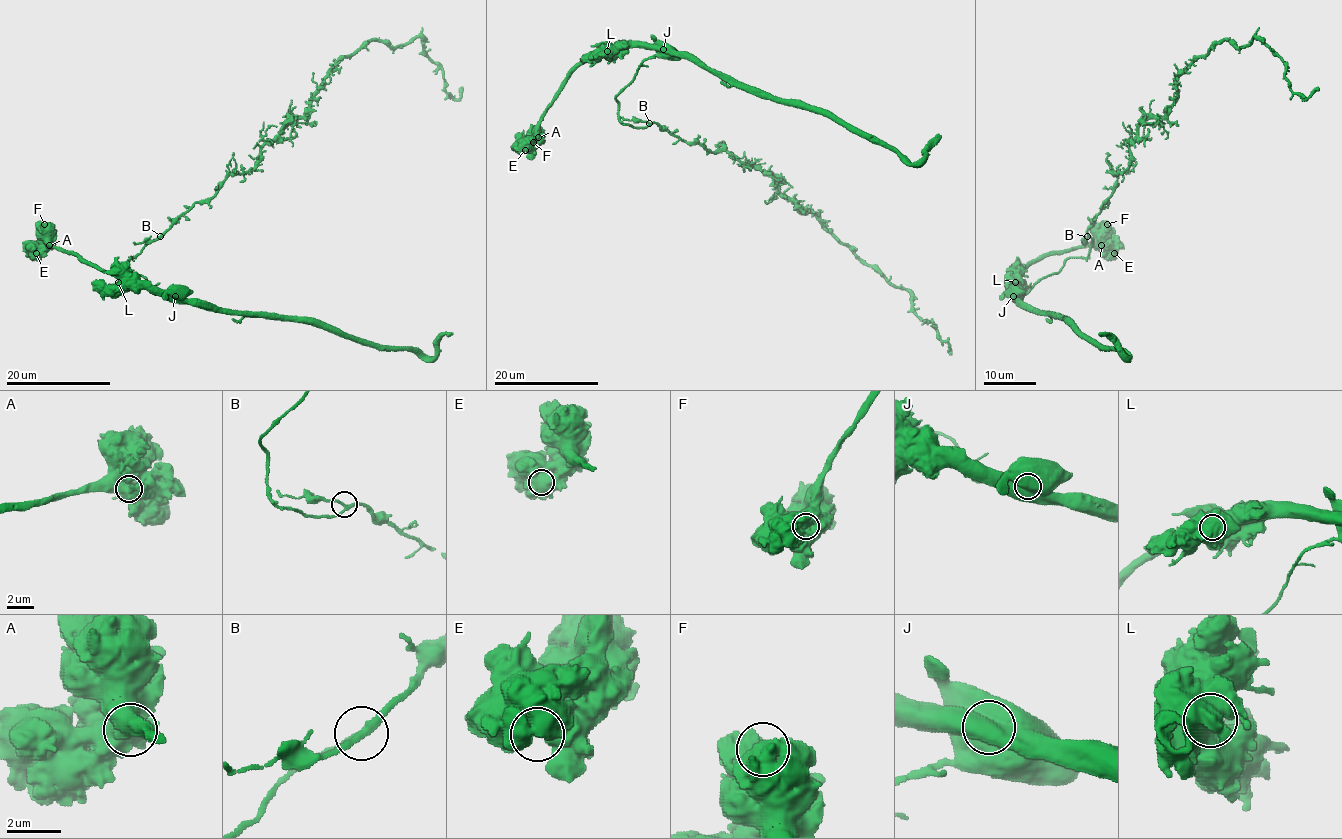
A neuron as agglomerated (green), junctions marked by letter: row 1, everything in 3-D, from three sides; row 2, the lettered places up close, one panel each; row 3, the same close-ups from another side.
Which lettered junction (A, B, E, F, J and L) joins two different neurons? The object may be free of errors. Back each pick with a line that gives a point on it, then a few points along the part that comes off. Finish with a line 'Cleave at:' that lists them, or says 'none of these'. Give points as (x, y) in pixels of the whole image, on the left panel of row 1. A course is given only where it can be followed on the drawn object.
J: (175, 296) | (174, 296), (128, 260), (250, 171), (339, 60), (419, 37), (448, 93), (462, 86)
Cleave at: J

